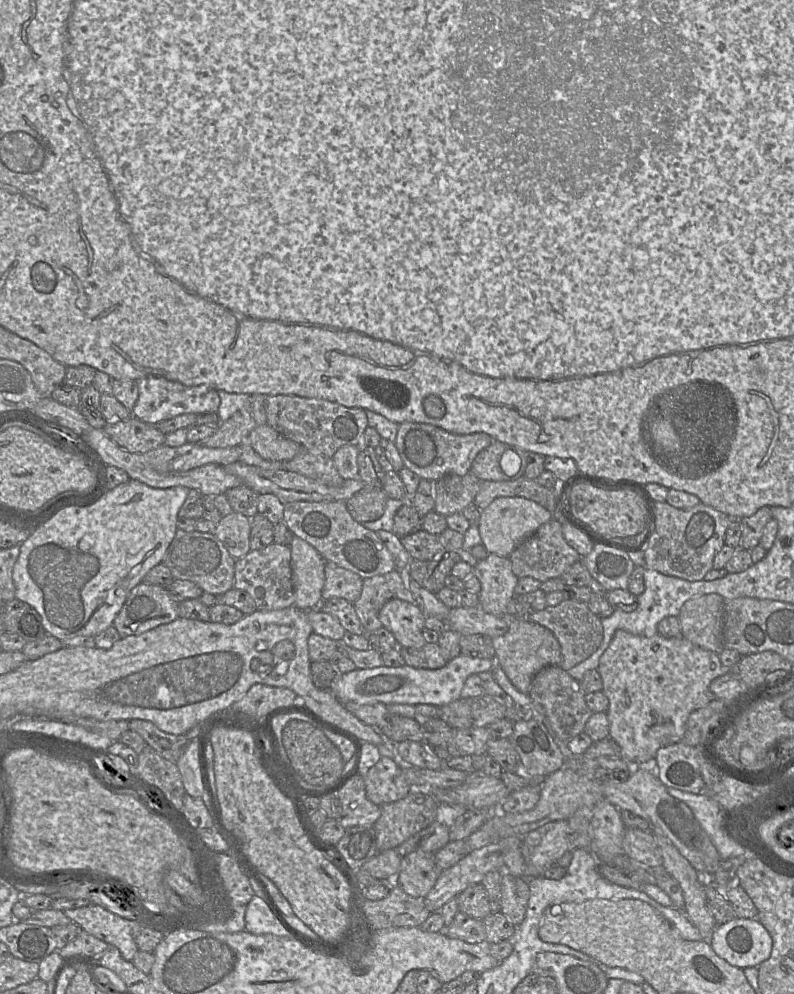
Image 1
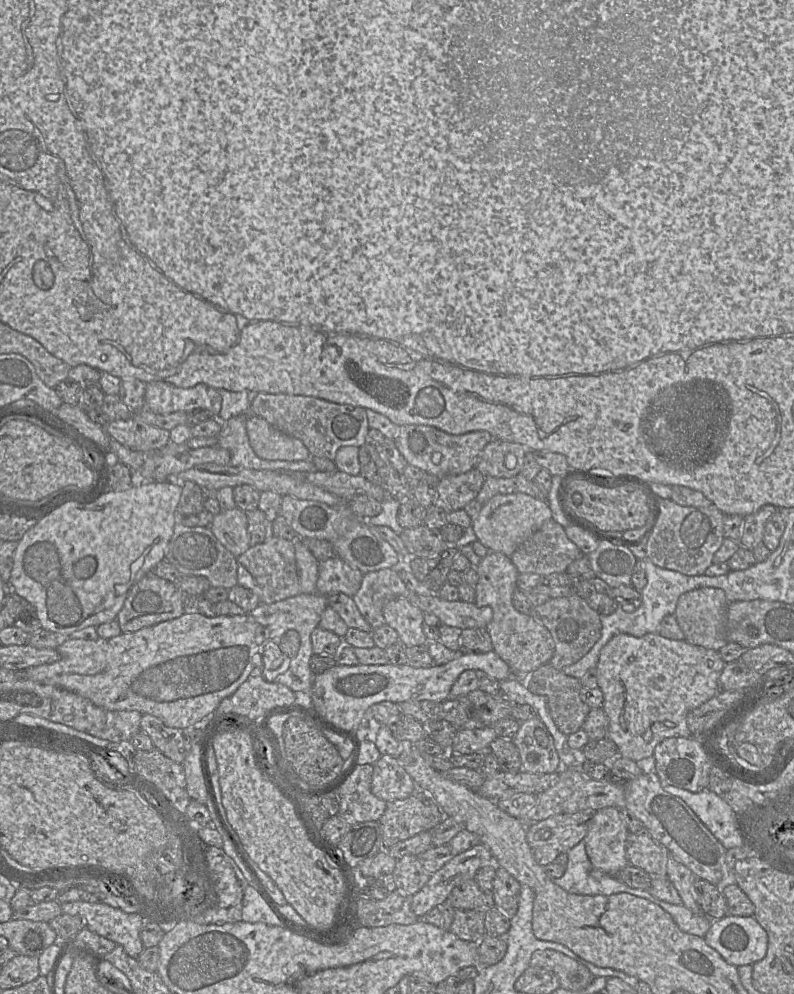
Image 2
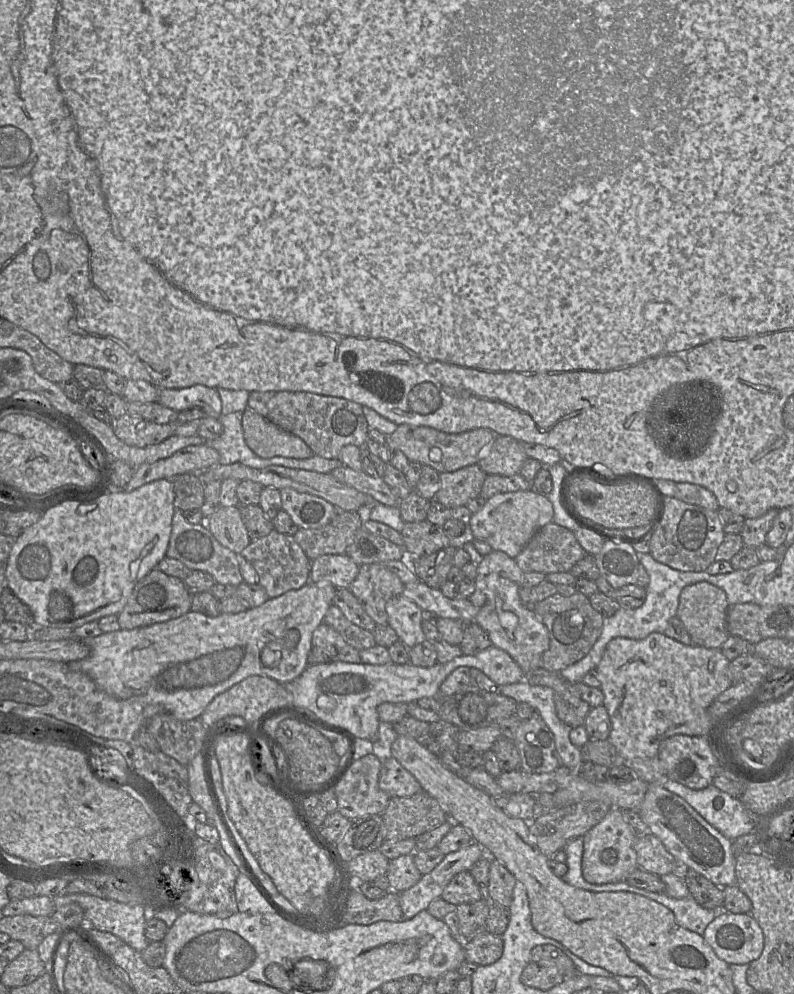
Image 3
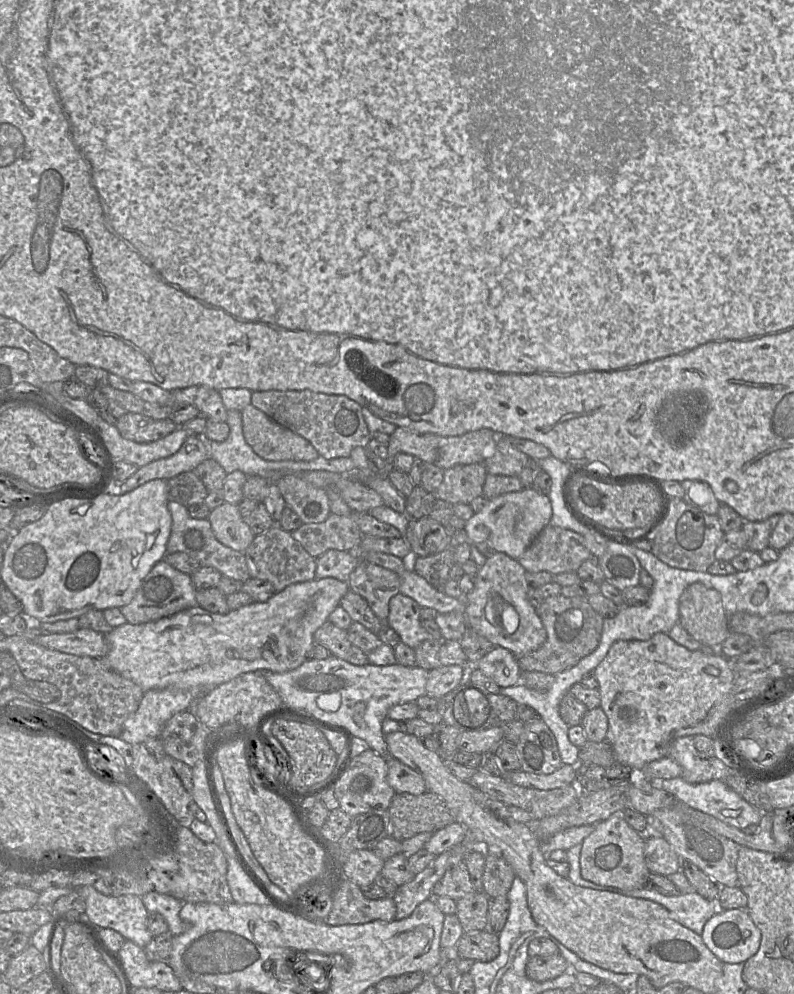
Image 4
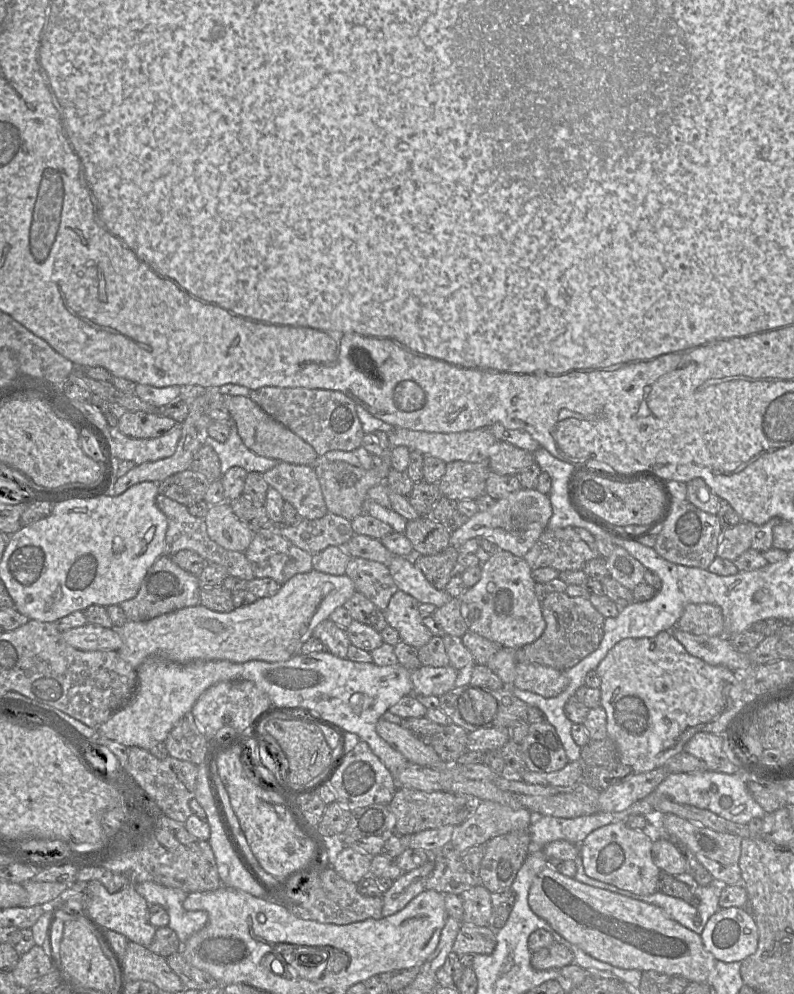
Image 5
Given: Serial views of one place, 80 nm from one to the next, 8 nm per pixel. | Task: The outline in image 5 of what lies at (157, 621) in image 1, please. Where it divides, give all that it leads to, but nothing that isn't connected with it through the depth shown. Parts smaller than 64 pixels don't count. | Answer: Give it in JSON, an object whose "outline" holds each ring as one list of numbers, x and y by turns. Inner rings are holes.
{"outline":[[169,555,160,556,148,569,137,595,119,605,128,620,140,622,175,610,200,604,201,587,198,577,179,567]]}

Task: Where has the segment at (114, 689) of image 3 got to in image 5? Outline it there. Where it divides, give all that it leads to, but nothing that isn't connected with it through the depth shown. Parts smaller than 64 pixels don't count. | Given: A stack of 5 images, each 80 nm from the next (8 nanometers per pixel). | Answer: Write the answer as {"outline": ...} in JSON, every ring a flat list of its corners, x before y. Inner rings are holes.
{"outline":[[313,569,290,578,275,595,258,598,227,613,199,604,146,621,127,621,117,628,122,638,118,653,134,669,150,657,179,664,211,660,286,661,300,654,302,645,313,636,315,628,330,619,332,612,355,592,354,583,346,574,336,576]]}

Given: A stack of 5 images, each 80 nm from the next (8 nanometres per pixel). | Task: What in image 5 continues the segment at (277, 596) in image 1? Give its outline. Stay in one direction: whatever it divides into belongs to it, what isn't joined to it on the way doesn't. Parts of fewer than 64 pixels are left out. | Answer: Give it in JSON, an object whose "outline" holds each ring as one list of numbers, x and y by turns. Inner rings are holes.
{"outline":[[272,524,254,532,253,539,244,553,256,578,272,578,281,585,297,574,313,570,312,555,283,537,278,532,278,526]]}

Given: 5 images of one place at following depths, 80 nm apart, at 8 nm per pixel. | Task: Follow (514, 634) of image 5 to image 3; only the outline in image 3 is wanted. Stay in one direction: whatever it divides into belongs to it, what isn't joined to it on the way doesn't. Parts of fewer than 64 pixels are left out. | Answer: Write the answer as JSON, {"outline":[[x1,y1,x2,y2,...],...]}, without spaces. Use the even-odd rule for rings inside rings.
{"outline":[[493,550,478,565,476,588,469,600,478,608,474,622,488,633,492,645,507,652,526,674,539,669,539,660,549,648,550,639,544,623,520,601,523,576,524,572,515,559]]}

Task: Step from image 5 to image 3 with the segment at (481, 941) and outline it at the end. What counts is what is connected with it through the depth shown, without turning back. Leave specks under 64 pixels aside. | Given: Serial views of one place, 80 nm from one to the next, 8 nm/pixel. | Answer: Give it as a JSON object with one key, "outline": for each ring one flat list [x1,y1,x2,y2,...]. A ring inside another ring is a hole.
{"outline":[[484,931,470,940,463,940,466,961,477,966,491,965,497,962,504,949,501,936]]}

